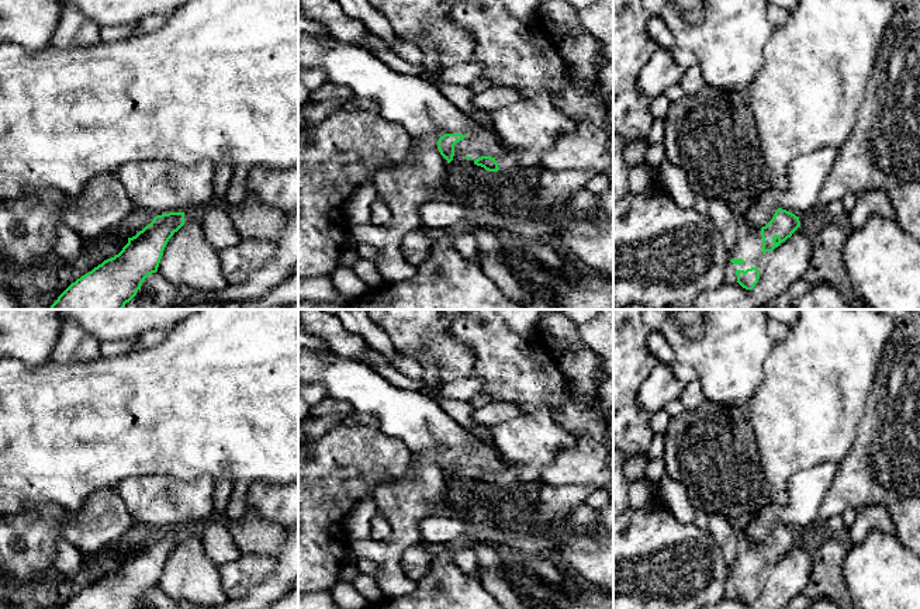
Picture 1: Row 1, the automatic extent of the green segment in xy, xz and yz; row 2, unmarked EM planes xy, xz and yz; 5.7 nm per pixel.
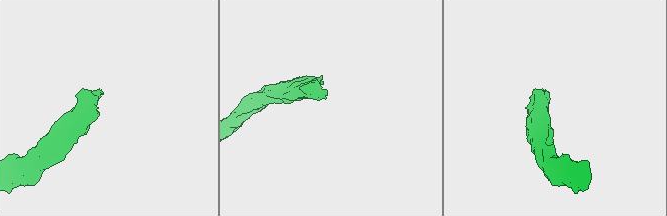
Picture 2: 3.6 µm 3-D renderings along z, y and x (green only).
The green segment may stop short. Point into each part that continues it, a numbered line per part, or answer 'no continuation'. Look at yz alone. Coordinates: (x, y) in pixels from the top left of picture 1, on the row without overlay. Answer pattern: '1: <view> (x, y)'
1: yz (749, 561)

